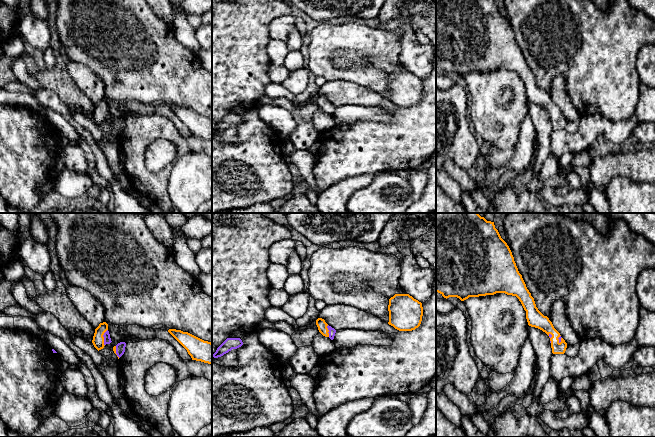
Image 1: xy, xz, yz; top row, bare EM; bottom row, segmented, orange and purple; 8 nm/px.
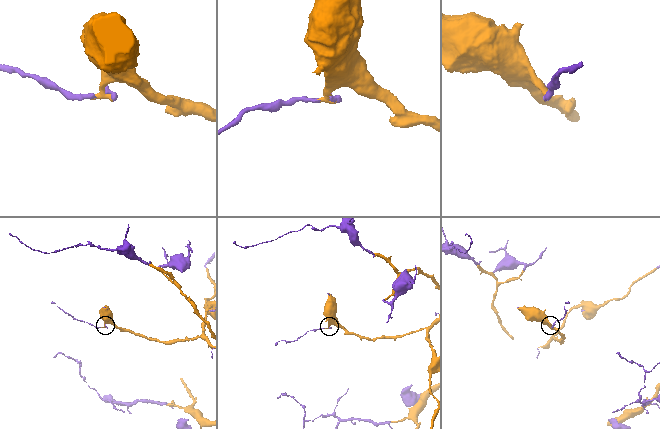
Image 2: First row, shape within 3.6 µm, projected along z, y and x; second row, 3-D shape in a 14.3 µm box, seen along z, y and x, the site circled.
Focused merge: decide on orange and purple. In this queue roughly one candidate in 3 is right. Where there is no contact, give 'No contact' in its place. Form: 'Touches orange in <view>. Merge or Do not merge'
Touches orange in xy. Merge

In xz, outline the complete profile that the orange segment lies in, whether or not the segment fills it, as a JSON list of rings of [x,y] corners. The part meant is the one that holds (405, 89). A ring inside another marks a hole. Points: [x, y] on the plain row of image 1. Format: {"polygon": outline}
{"polygon": [[[395,70],[389,75],[389,98],[399,107],[412,107],[418,104],[422,97],[422,79],[409,70]]]}

